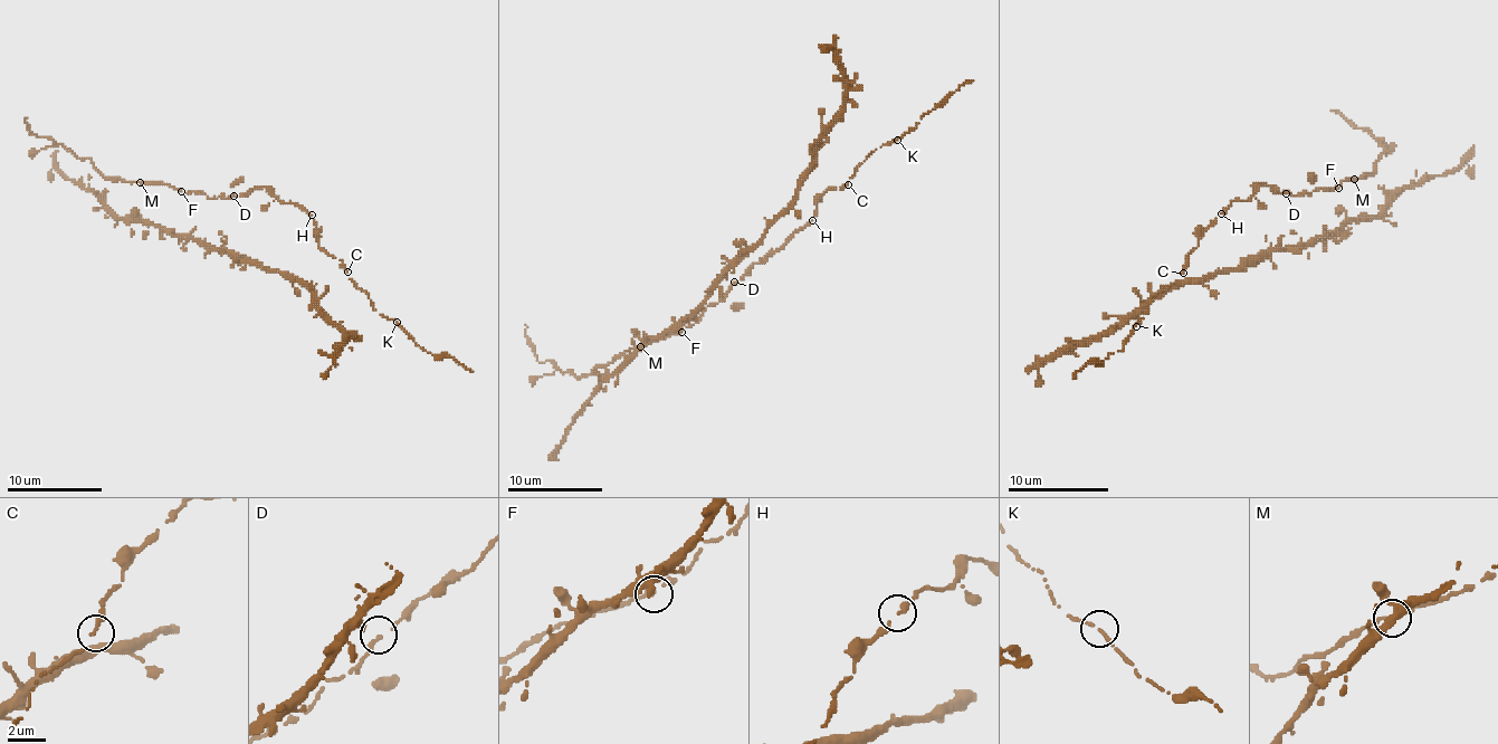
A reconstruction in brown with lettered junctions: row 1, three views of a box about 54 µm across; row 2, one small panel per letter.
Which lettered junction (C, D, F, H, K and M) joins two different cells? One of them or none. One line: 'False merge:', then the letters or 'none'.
False merge: none

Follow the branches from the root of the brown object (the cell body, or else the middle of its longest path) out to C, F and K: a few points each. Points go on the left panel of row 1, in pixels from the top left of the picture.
C: (134, 182), (202, 191), (209, 198), (245, 196), (264, 187), (312, 215), (318, 246), (347, 272)
F: (134, 182), (158, 182), (181, 191)
K: (134, 182), (209, 198), (264, 187), (283, 203), (302, 206), (318, 246), (342, 263), (382, 317), (397, 322)

